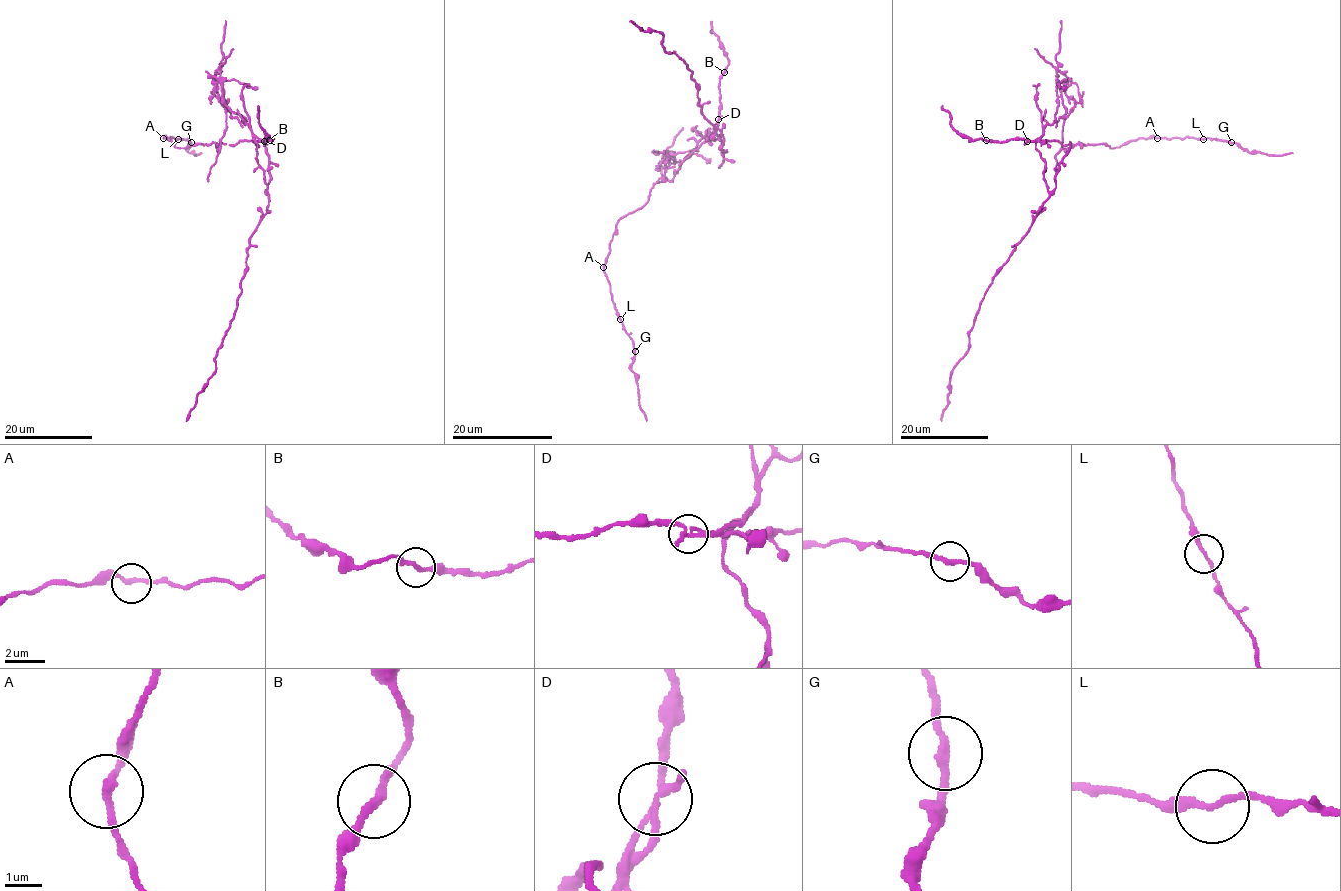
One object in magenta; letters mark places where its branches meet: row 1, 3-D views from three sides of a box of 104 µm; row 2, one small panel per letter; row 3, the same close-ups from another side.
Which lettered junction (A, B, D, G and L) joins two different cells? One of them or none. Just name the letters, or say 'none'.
D

